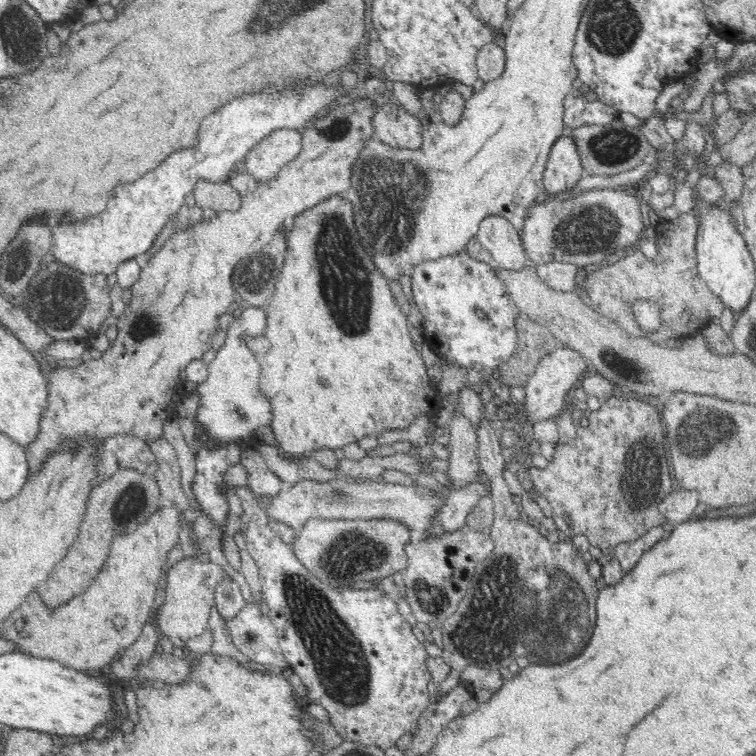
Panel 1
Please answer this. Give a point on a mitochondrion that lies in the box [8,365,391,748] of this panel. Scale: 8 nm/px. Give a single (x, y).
(342, 672)

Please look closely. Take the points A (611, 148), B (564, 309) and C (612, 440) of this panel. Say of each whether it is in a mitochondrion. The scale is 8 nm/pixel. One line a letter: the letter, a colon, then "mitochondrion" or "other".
A: mitochondrion
B: other
C: other

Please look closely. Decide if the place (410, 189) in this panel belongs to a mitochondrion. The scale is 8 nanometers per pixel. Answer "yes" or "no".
yes

